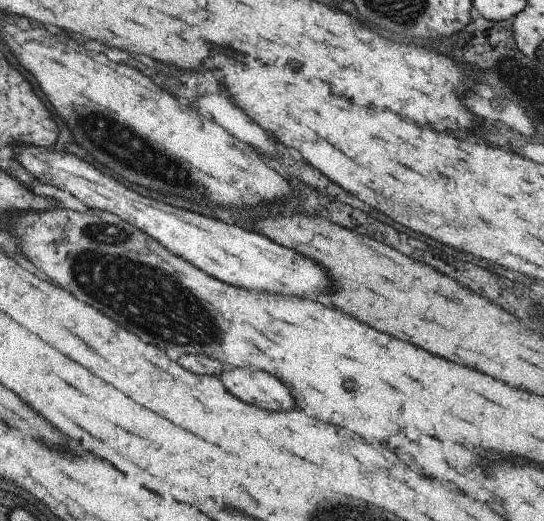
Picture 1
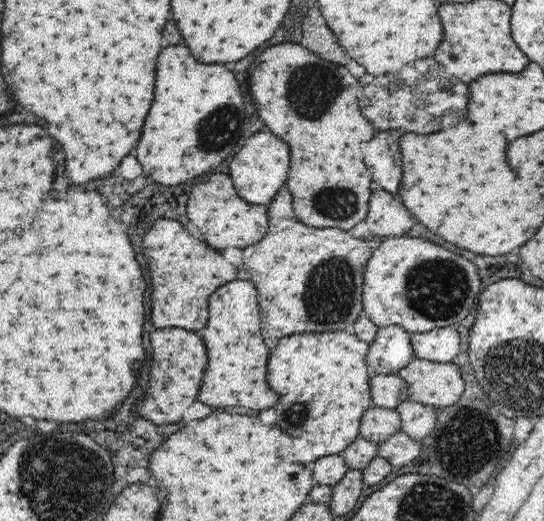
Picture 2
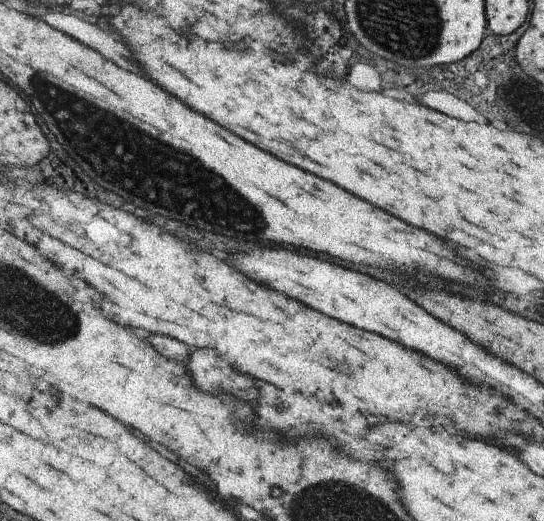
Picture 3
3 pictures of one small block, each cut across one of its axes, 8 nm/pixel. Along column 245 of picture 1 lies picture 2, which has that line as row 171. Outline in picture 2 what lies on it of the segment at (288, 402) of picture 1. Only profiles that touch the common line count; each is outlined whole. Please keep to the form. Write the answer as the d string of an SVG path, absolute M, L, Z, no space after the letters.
M388 130L372 138L370 144L362 146L364 162L372 172L374 182L394 196L400 192L402 182L402 154L398 146L400 136L402 132Z

